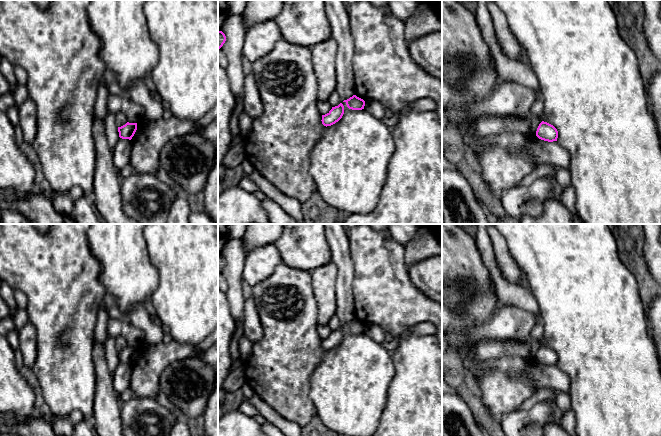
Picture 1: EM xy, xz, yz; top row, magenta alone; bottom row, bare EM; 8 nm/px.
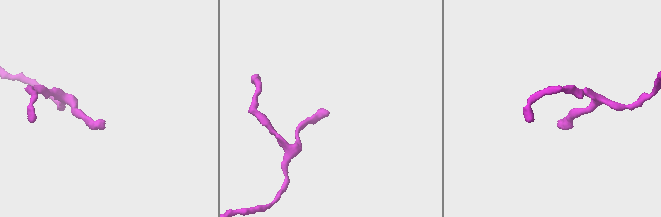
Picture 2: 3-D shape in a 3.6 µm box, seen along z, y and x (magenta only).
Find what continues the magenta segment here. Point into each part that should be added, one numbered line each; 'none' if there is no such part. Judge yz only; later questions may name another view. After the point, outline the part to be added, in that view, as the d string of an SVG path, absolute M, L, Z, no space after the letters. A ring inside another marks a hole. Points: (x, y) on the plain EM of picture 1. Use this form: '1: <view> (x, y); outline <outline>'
none

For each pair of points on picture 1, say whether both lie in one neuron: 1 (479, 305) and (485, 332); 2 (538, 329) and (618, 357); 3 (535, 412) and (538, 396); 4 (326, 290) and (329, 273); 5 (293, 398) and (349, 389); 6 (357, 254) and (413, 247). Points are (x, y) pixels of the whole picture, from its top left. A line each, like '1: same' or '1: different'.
1: different
2: different
3: different
4: same
5: different
6: different

